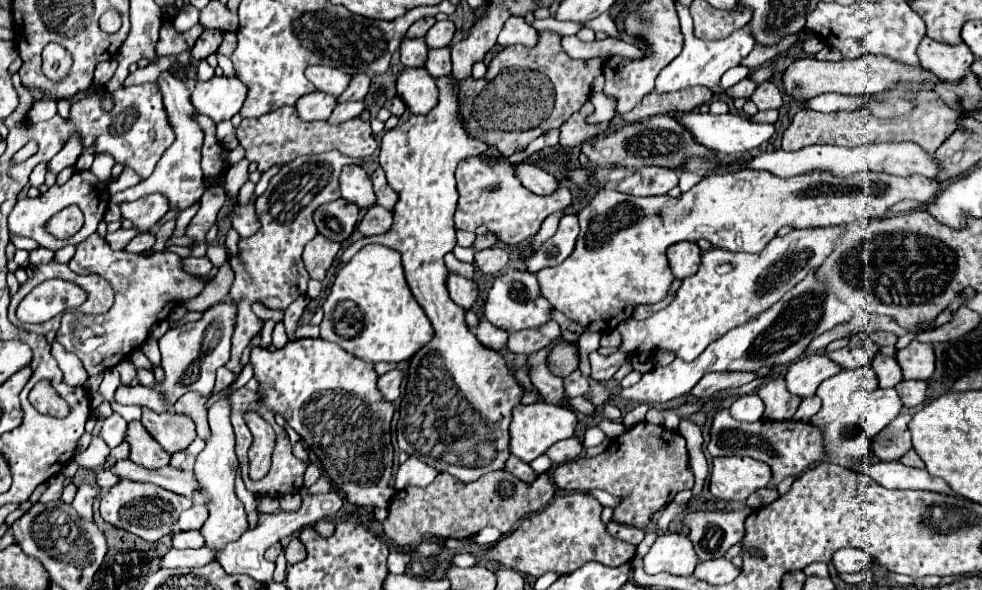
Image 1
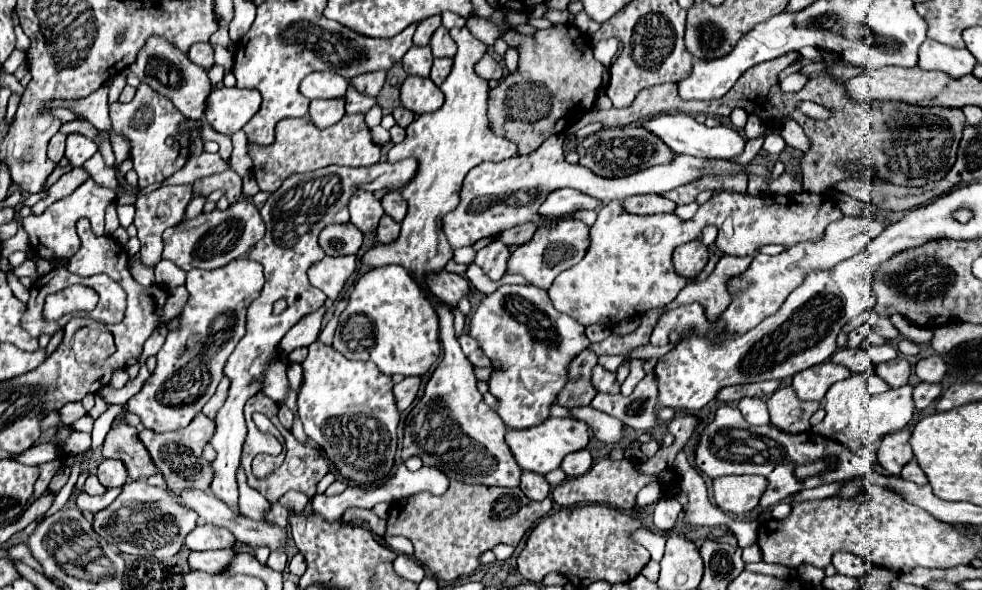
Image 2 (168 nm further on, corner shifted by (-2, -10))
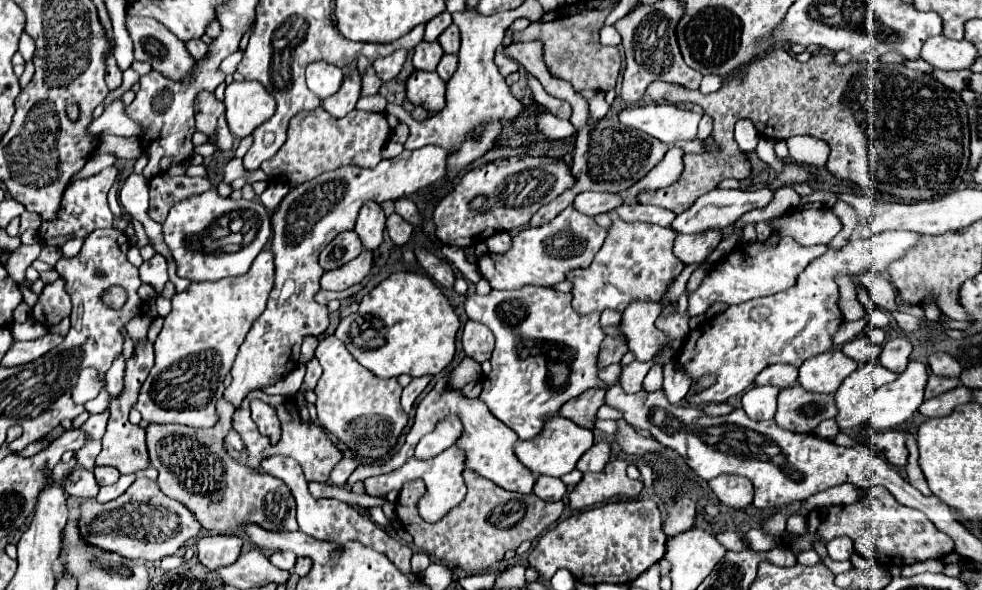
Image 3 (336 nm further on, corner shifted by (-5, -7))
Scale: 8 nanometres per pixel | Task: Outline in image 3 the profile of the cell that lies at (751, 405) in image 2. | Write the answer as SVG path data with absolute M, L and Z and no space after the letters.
M774 385L752 387L742 397L742 409L752 419L772 419L776 413L778 393L780 393L780 387L774 387Z

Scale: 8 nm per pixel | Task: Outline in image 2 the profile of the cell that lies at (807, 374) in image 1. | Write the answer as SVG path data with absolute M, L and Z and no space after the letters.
M823 362L817 364L813 368L801 370L793 376L793 390L797 392L797 398L801 400L815 400L821 402L827 394L827 390L839 382L849 378L851 372L845 370L843 366L831 364L831 362Z

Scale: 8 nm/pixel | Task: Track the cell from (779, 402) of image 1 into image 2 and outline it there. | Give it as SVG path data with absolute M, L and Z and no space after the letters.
M781 386L767 398L767 408L775 428L789 434L799 434L811 428L809 418L819 408L819 402L803 402L791 386Z

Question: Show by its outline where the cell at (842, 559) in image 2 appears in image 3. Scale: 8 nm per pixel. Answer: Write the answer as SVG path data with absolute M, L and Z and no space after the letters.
M834 537L832 541L826 543L826 549L828 549L828 555L836 561L846 561L854 553L854 545L850 537Z

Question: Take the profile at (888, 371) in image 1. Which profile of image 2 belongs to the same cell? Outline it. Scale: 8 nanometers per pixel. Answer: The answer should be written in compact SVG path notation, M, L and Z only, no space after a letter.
M895 358L891 362L883 362L875 366L875 372L889 384L889 388L899 388L909 382L911 364L905 358Z

